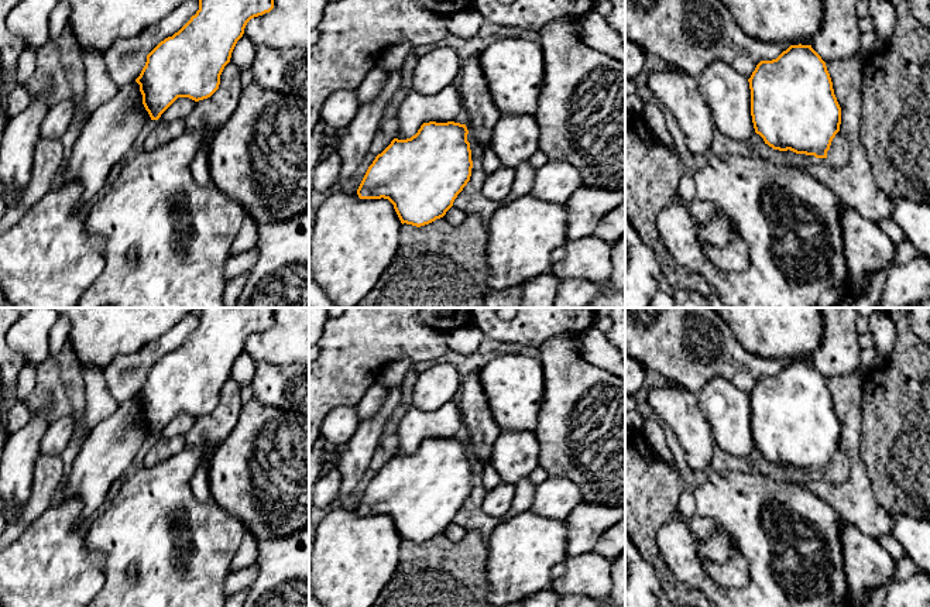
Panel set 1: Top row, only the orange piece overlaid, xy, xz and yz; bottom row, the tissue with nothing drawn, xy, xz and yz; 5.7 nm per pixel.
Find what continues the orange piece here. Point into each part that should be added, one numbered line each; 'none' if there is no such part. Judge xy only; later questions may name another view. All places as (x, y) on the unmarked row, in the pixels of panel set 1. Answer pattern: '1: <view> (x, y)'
none

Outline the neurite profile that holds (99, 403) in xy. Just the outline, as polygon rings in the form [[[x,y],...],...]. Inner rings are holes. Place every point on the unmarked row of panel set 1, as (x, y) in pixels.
[[[89,366],[82,368],[82,374],[86,398],[82,432],[87,433],[113,415],[119,408],[119,402],[110,395],[102,368]]]

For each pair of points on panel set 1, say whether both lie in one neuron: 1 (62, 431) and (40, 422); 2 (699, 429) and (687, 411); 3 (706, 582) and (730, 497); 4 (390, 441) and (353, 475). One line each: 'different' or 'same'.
1: different
2: same
3: same
4: different

